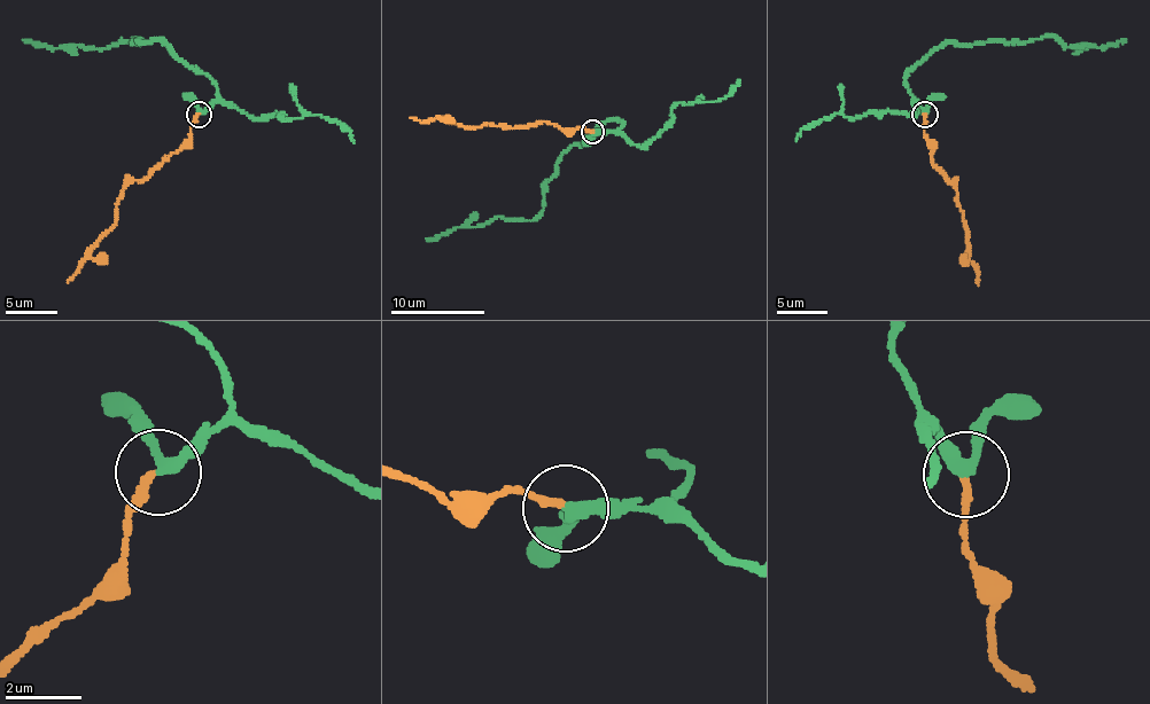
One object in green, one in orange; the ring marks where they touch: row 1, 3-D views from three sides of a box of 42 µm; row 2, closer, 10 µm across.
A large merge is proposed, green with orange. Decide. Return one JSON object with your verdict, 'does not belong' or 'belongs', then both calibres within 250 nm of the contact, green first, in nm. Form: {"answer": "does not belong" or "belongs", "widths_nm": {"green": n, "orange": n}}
{"answer": "does not belong", "widths_nm": {"green": 280, "orange": 200}}

